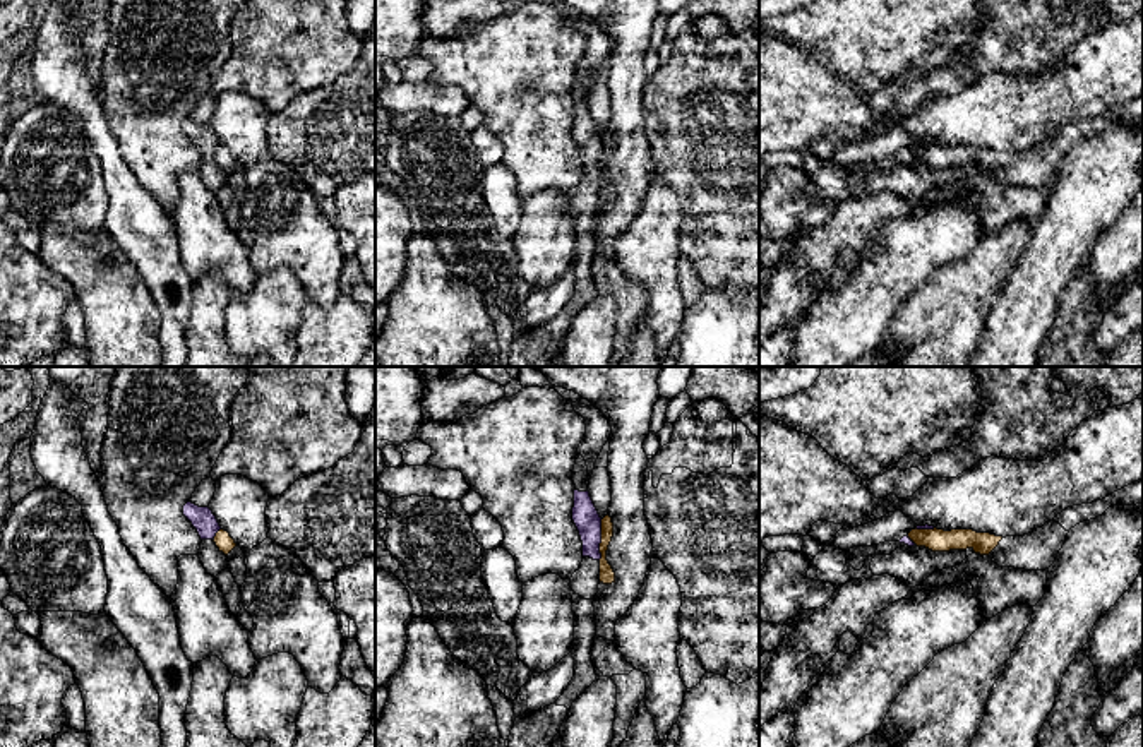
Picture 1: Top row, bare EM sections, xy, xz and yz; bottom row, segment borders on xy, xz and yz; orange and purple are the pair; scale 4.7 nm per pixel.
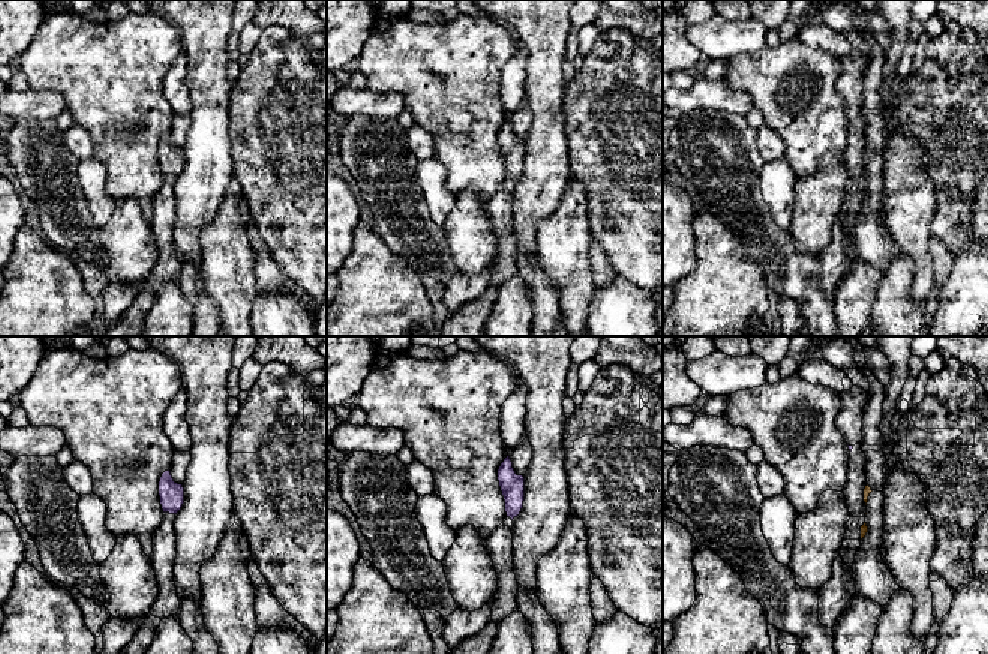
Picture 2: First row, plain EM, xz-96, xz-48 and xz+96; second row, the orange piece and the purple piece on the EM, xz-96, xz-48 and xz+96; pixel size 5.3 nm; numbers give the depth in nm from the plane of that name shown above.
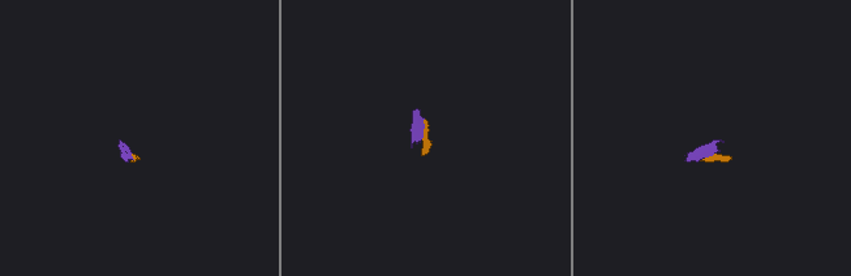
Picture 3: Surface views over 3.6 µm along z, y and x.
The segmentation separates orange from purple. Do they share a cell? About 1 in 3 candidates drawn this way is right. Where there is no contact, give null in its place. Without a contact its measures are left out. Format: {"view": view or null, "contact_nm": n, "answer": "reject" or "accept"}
{"view": "xz", "contact_nm": 190, "answer": "reject"}

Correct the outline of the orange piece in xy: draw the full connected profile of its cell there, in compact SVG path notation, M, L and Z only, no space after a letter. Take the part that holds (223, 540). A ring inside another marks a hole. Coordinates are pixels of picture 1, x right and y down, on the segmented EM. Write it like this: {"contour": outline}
{"contour": "M219 529L212 540L219 552L228 557L228 569L235 583L242 586L247 579L245 552L235 543L228 531Z"}

